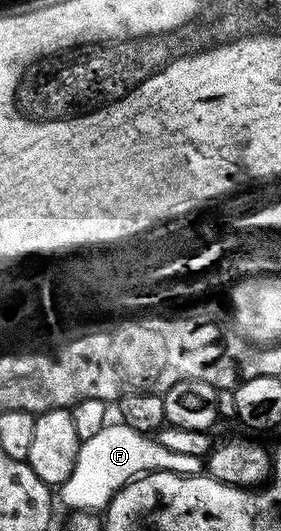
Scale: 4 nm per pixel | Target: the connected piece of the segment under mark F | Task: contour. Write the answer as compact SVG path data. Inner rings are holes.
M123 421L110 422L93 437L81 441L78 459L71 476L59 485L58 498L71 511L103 511L130 481L147 472L172 472L180 475L199 475L204 468L201 457L176 454L166 450L157 439L149 438L126 426Z

